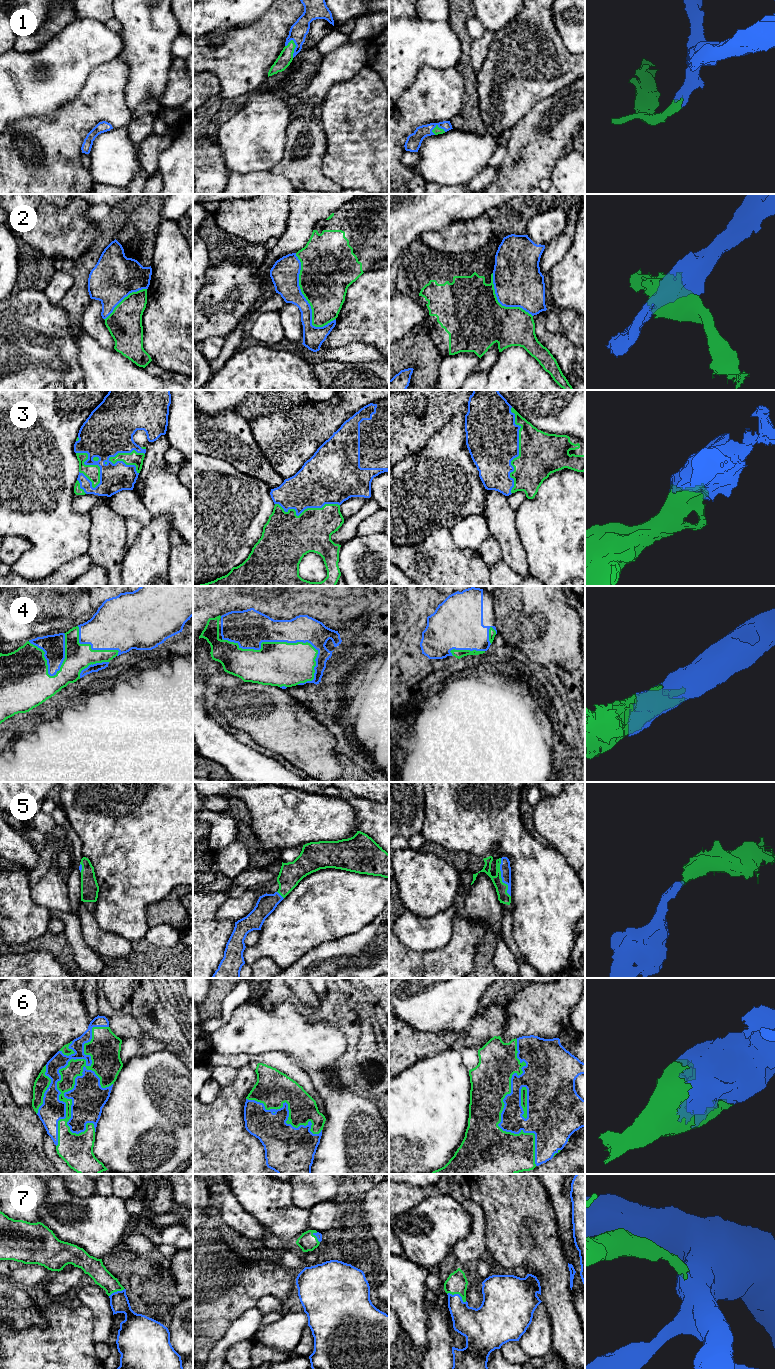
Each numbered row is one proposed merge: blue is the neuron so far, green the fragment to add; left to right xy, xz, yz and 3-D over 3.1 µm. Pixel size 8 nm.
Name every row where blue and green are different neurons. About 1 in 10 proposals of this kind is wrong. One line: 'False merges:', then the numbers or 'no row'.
False merges: 2

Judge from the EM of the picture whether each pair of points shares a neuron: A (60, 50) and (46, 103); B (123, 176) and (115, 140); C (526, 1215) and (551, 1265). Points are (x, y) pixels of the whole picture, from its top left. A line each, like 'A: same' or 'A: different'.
A: same
B: same
C: same

